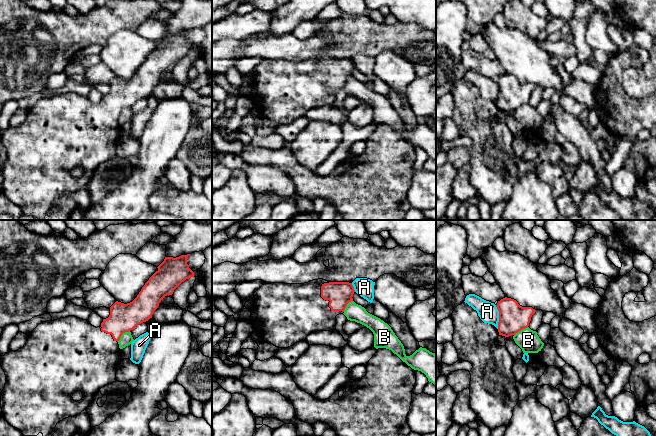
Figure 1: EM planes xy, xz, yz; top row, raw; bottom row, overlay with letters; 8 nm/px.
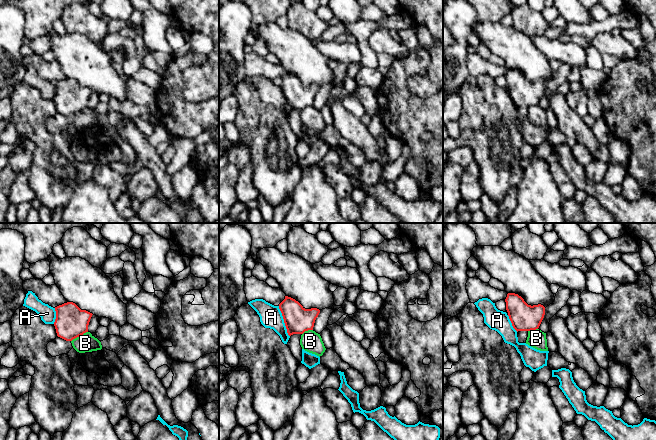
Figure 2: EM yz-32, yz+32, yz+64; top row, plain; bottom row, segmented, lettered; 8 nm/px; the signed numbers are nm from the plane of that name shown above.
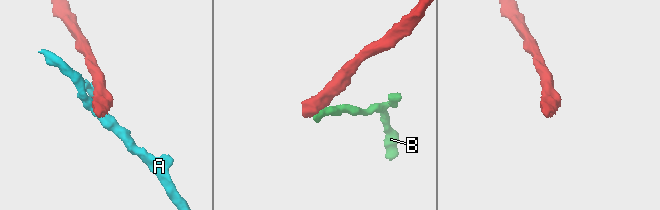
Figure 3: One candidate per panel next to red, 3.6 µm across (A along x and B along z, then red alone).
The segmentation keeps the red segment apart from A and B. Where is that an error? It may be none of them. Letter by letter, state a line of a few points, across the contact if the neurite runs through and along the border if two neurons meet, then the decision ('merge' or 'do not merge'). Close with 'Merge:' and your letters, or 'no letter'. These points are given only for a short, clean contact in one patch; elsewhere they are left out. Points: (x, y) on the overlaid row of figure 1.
A: line yz (495, 305), (498, 311), (498, 328); do not merge
B: line xy (129, 330), (125, 331), (117, 341); do not merge
Merge: no letter

